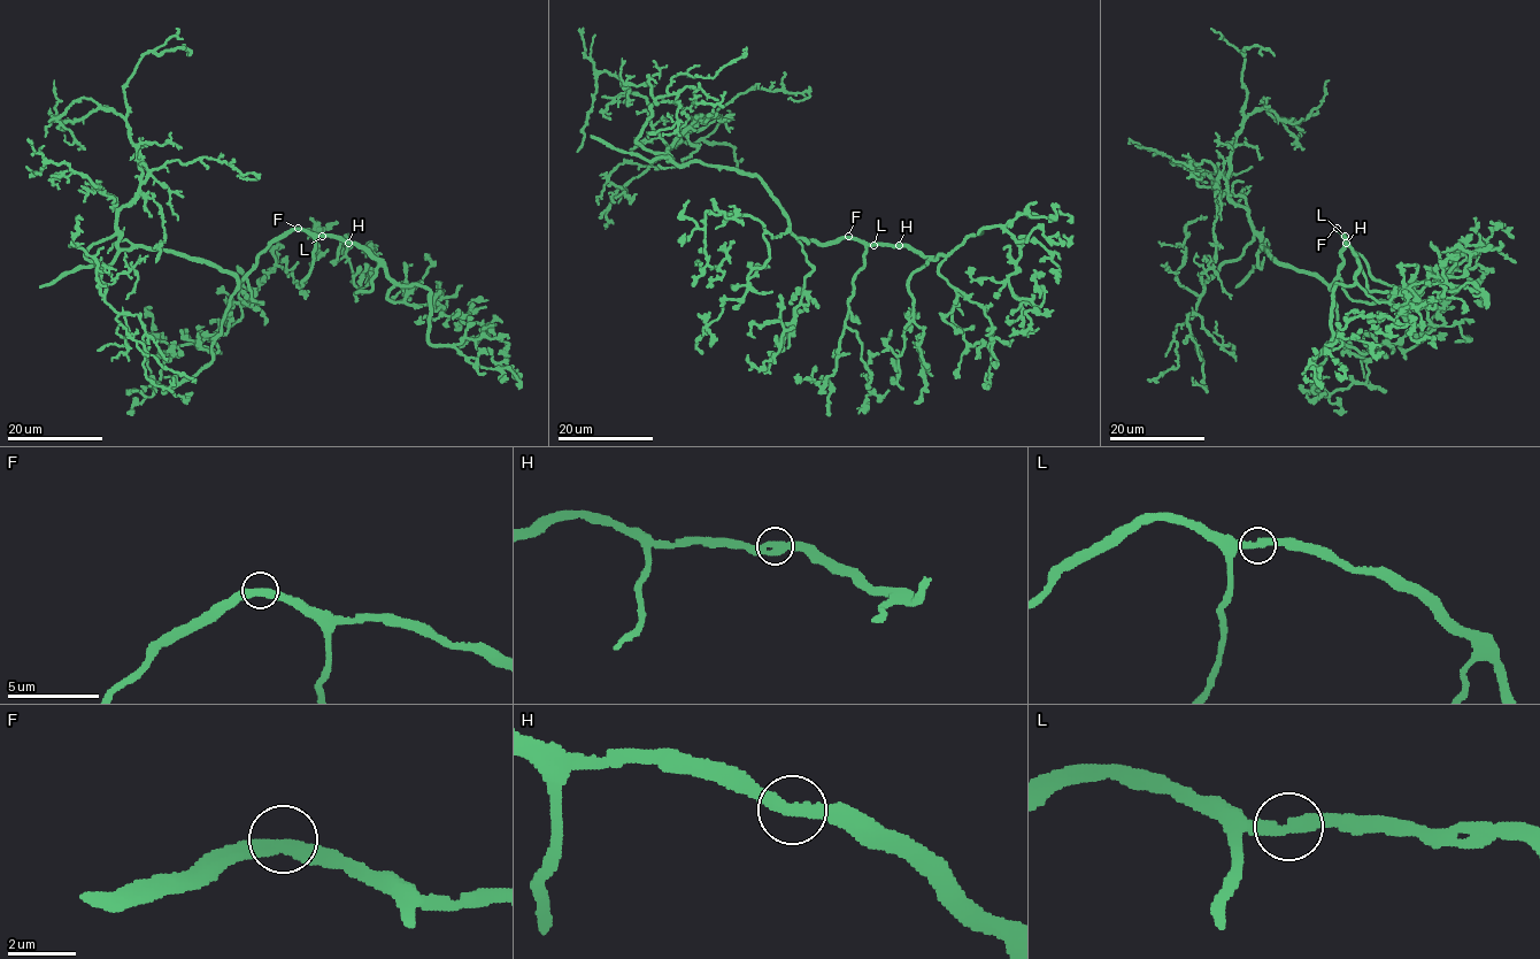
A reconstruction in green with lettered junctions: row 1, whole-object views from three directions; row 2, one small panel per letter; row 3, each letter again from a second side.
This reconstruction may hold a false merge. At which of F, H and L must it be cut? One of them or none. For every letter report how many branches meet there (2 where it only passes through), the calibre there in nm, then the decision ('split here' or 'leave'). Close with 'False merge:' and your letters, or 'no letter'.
F: 2 branches meet; 340 nm thick; leave
H: 2 branches meet; 380 nm thick; leave
L: 2 branches meet; 340 nm thick; leave
False merge: no letter

